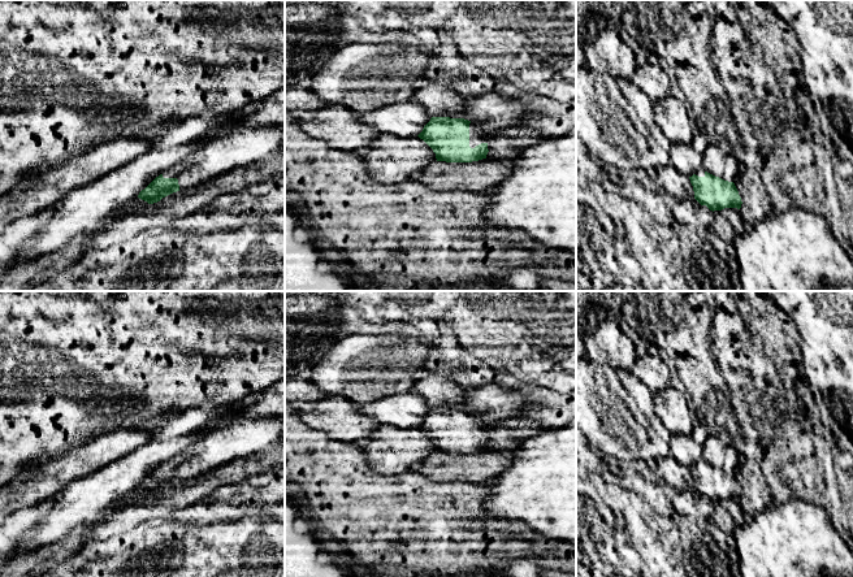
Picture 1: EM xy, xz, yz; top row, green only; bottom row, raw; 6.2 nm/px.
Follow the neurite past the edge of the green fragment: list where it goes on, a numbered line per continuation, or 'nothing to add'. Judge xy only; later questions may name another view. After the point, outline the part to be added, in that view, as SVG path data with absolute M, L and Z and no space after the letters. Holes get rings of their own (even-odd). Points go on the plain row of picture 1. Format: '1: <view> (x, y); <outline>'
1: xy (250, 437); M260 417L217 429L163 463L177 469L179 482L196 478L234 460L274 450L285 435L285 418Z

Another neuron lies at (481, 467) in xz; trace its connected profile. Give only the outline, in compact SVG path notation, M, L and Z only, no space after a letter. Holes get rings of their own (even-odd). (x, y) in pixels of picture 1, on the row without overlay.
M482 450L472 454L434 452L411 467L411 472L446 482L488 483L512 461L510 452Z

